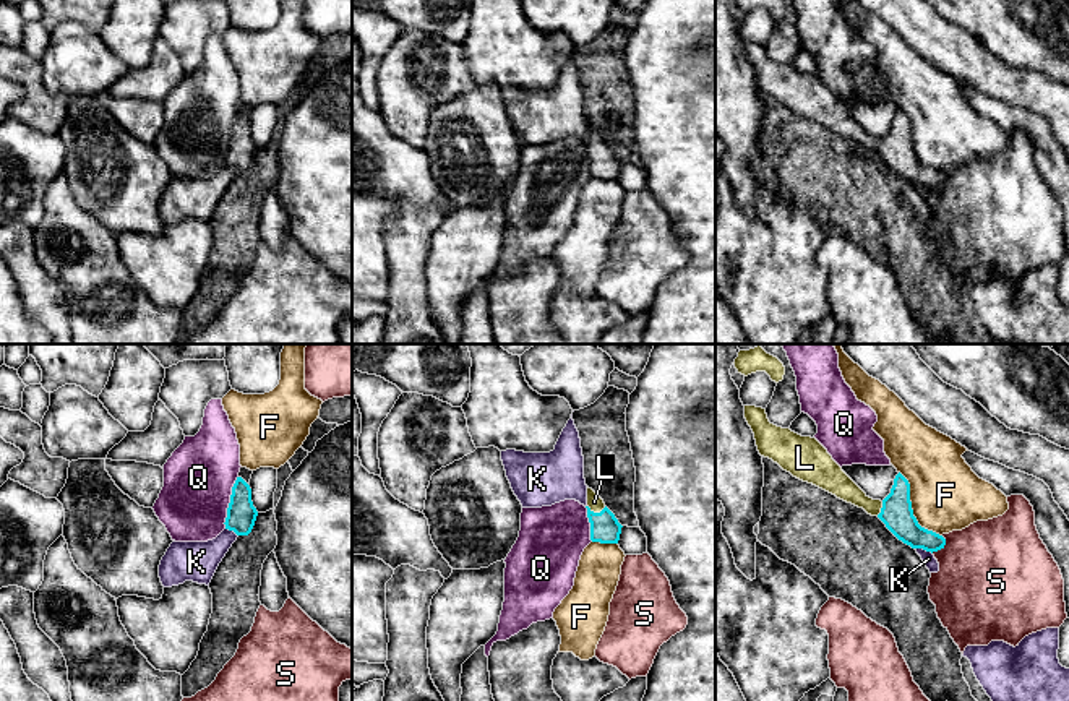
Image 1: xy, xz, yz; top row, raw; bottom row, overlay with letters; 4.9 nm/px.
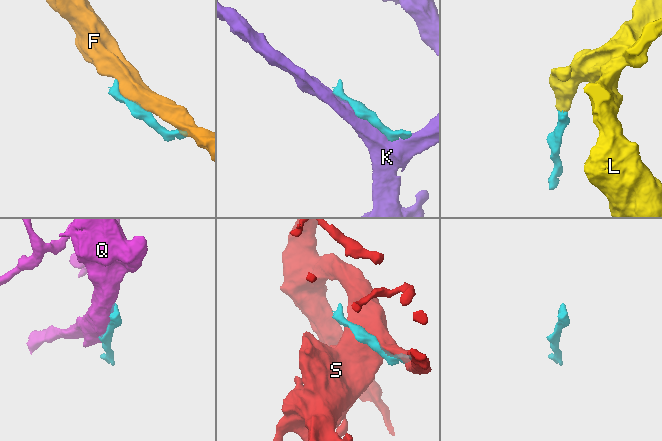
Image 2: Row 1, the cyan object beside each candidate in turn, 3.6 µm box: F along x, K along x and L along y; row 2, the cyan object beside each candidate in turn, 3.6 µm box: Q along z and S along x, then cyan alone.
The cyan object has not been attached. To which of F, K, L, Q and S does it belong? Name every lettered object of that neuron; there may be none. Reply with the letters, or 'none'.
L

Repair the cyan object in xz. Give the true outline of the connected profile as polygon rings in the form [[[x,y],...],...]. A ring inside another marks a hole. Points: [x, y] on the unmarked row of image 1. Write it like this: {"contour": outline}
{"contour": [[[589,123],[586,144],[590,159],[590,177],[600,180],[618,180],[623,162],[605,143],[603,136]]]}

